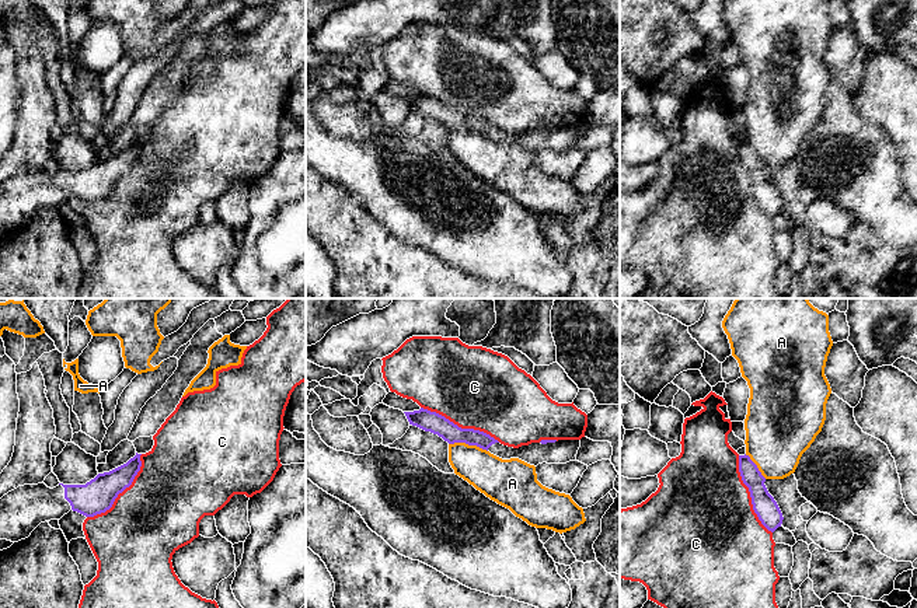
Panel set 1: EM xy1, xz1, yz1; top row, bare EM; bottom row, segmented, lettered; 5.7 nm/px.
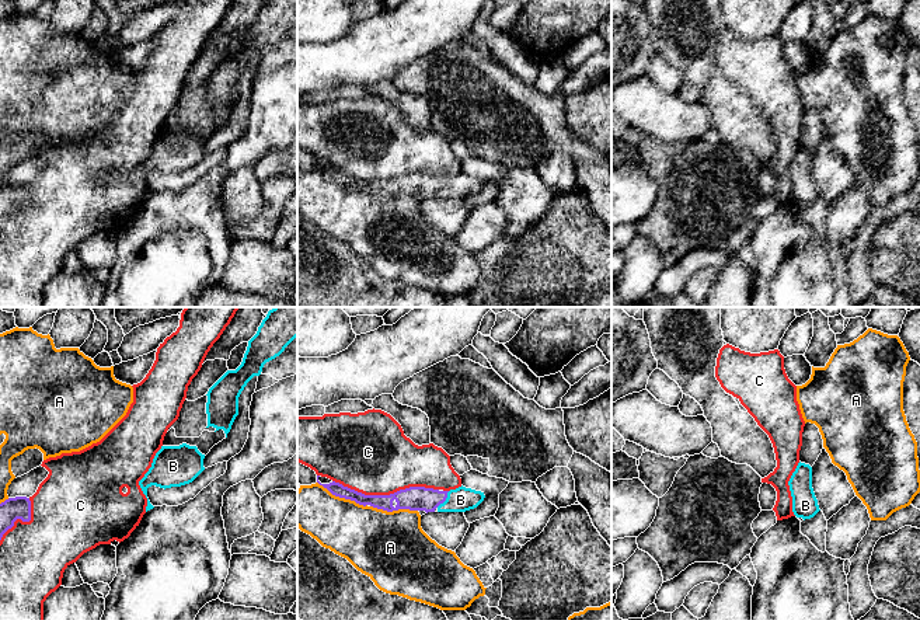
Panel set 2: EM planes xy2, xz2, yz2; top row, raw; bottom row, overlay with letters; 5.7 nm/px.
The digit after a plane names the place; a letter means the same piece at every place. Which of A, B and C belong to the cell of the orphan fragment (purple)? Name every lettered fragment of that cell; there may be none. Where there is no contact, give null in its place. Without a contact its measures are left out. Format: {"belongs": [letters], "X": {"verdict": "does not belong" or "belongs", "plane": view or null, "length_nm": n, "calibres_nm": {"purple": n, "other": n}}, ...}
{"belongs": ["B"], "A": {"verdict": "does not belong", "plane": "xz2", "length_nm": 320, "calibres_nm": {"purple": 90, "other": 340}}, "B": {"verdict": "belongs", "plane": "xz2", "length_nm": 120, "calibres_nm": {"purple": 140, "other": 140}}, "C": {"verdict": "does not belong", "plane": "xz2", "length_nm": 600, "calibres_nm": {"purple": 140, "other": 440}}}

